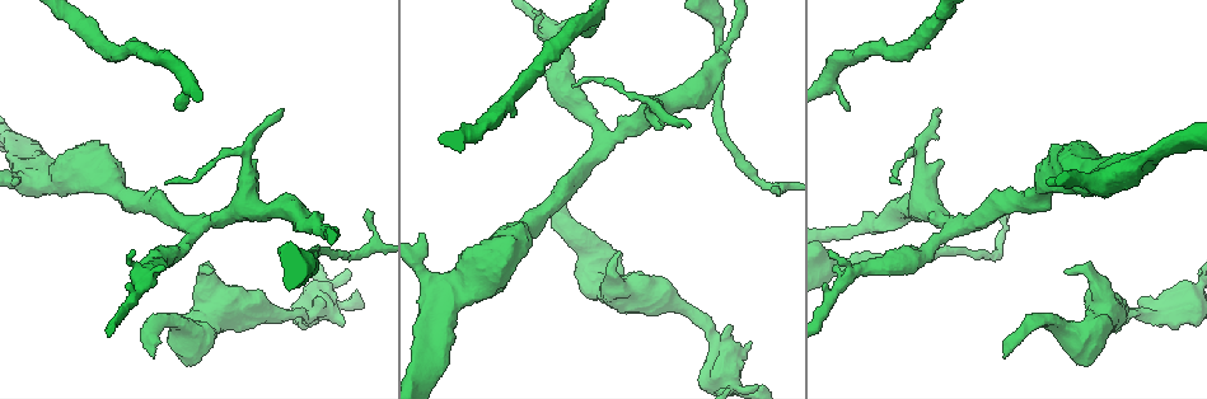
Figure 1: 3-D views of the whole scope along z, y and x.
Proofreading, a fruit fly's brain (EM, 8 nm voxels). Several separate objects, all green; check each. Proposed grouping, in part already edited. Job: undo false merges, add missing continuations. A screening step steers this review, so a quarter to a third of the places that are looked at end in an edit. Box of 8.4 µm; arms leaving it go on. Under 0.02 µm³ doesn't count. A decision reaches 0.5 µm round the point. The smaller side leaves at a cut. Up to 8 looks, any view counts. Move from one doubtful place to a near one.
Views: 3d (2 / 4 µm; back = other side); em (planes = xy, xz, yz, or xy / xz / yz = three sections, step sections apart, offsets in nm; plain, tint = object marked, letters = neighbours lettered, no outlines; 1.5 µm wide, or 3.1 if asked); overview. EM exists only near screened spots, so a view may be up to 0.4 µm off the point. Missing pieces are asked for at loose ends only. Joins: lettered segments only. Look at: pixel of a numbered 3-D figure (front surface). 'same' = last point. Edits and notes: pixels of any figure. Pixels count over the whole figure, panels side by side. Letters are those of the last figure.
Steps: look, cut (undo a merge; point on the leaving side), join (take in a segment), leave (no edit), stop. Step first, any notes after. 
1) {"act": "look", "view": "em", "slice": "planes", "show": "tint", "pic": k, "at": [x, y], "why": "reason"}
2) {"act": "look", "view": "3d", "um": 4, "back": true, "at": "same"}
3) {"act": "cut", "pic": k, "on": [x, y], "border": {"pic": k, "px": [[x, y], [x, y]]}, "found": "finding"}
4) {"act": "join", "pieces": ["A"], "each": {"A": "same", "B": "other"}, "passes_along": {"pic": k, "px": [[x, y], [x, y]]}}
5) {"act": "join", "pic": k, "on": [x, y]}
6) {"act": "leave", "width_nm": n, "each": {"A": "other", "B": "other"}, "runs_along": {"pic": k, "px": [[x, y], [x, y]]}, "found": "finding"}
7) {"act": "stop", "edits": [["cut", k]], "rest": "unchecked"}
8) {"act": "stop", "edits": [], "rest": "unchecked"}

{"act": "look", "view": "em", "slice": "planes", "show": "tint", "pic": 1, "at": [179, 109], "why": "free end"}

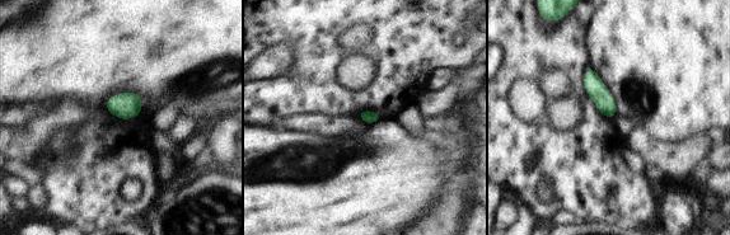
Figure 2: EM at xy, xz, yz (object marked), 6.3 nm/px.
{"act": "look", "view": "em", "slice": "planes", "show": "letters", "at": "same"}

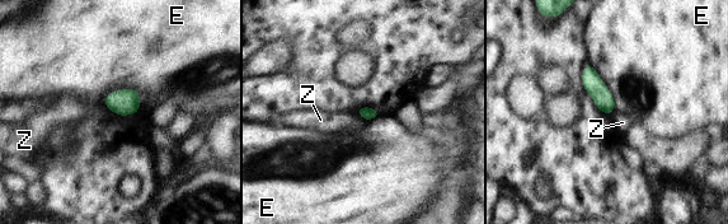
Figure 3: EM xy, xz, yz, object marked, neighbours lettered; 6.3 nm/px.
{"act": "leave", "each": {"E": "other", "Z": "other"}, "border": {"pic": 3, "px": [[102, 101], [116, 115]]}, "found": "none of them fits"}

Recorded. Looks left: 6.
{"act": "look", "view": "em", "slice": "planes", "show": "letters", "pic": 1, "at": [1007, 355], "why": "branch stops here"}

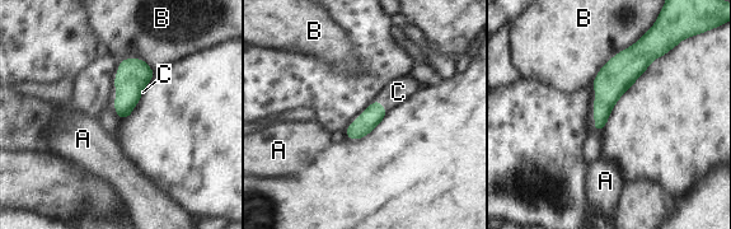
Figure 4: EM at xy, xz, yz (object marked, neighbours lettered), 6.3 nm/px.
{"act": "join", "pic": 4, "on": [398, 92], "each": {"A": "other", "B": "other", "C": "same"}, "found": "the cell continues"}

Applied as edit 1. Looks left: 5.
{"act": "look", "view": "em", "slice": "planes", "show": "tint", "pic": 1, "at": [605, 149], "why": "branch point"}

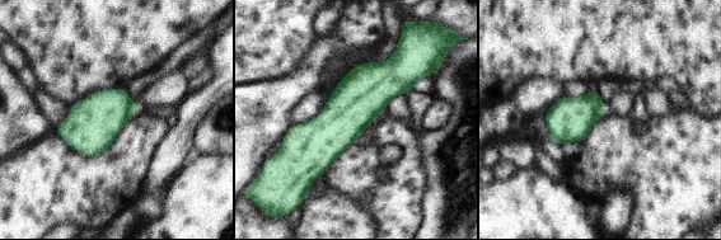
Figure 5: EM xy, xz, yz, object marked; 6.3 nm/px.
{"act": "look", "view": "em", "slice": "planes", "show": "letters", "at": "same"}

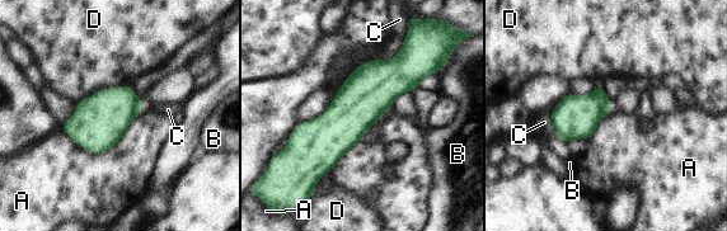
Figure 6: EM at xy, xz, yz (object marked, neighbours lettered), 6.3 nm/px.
{"act": "leave", "each": {"A": "other", "B": "other", "C": "other", "D": "other"}, "border": {"pic": 6, "px": [[145, 105], [102, 152], [60, 128]]}, "found": "continuous, no second cell"}

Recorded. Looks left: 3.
{"act": "stop", "edits": [["join", 4]], "rest": "unchecked"}

